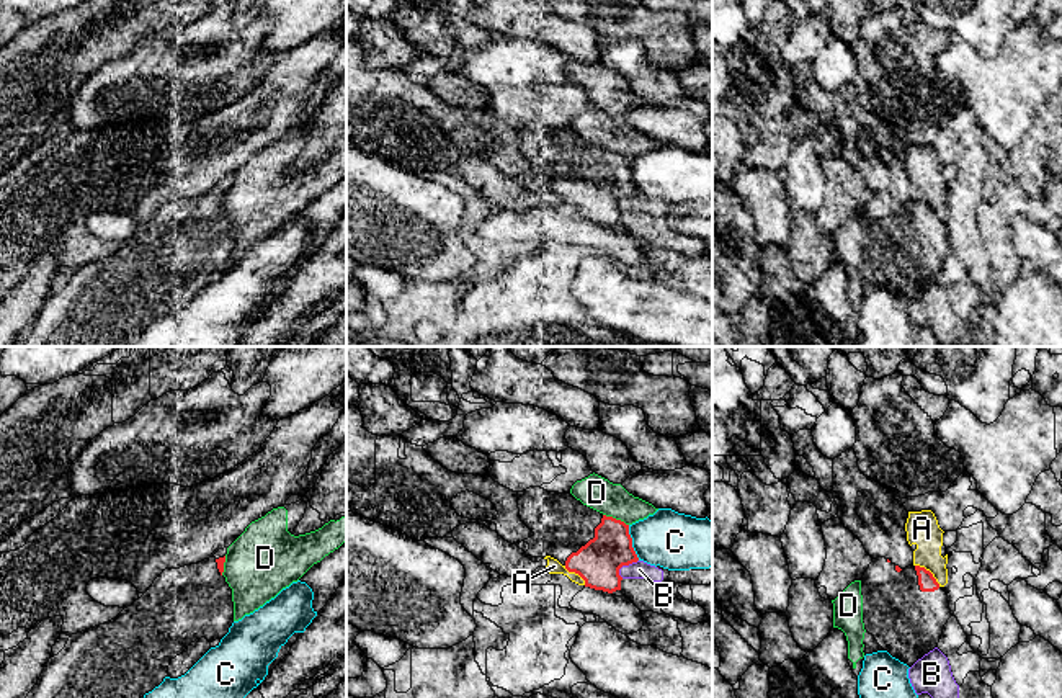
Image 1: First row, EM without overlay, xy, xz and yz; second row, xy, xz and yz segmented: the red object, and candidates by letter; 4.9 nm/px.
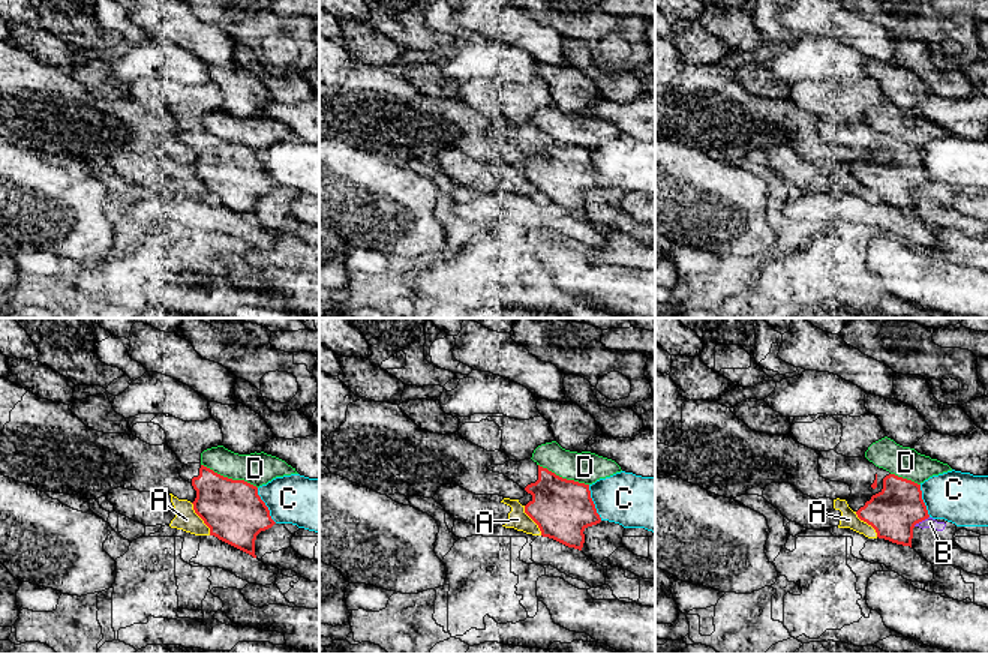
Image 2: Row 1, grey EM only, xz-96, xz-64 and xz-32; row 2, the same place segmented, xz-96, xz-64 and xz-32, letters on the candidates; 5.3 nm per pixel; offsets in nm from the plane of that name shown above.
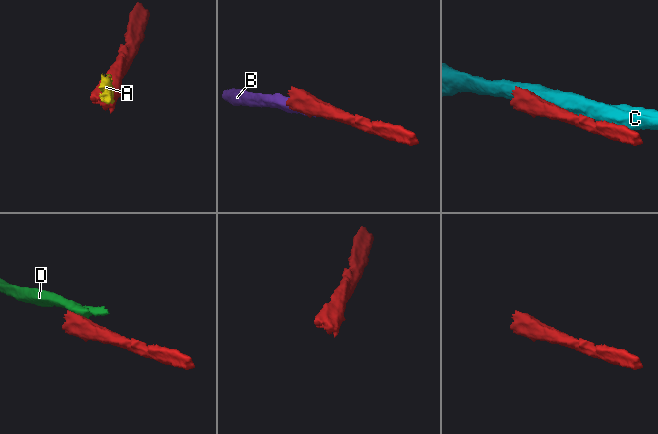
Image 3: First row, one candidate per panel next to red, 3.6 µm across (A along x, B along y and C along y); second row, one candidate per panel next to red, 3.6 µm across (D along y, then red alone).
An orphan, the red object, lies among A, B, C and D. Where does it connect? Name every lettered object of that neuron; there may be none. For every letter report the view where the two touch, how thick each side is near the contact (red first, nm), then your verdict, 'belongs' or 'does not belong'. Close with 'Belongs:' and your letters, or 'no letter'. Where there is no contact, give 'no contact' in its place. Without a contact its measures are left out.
A: contact in yz; calibres 90 and 160 nm; does not belong
B: contact in xz; calibres 220 and 90 nm; does not belong
C: contact in xz; calibres 220 and 280 nm; does not belong
D: contact in xz; calibres 220 and 160 nm; does not belong
Belongs: no letter

